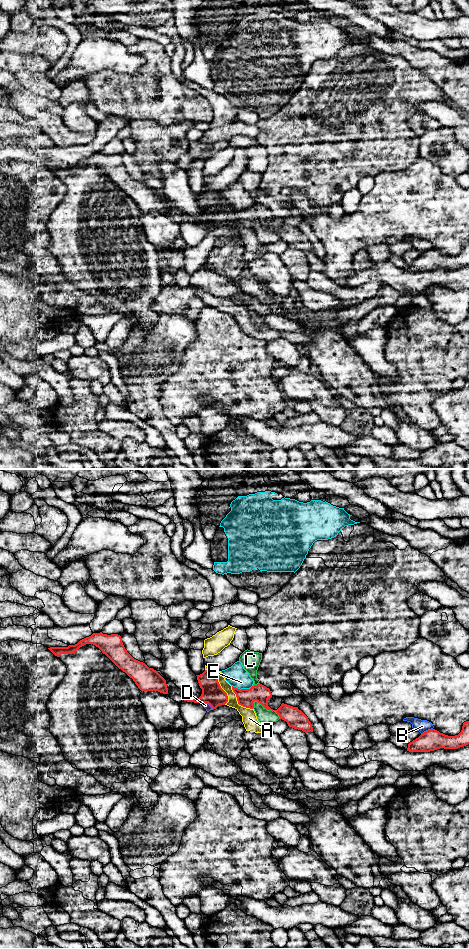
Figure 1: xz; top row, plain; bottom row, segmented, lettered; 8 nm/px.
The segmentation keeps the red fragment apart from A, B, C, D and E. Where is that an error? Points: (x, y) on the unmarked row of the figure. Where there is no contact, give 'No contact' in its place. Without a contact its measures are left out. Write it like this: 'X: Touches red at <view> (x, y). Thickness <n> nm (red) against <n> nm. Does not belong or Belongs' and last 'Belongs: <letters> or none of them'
A: Touches red at xz (219, 204). Thickness 170 nm (red) against 80 nm. Does not belong
B: Touches red at xz (426, 251). Thickness 170 nm (red) against 100 nm. Does not belong
C: Touches red at xz (267, 229). Thickness 140 nm (red) against 120 nm. Does not belong
D: Touches red at xz (207, 222). Thickness 170 nm (red) against 50 nm. Does not belong
E: Touches red at xz (242, 209). Thickness 140 nm (red) against 170 nm. Does not belong
Belongs: none of them

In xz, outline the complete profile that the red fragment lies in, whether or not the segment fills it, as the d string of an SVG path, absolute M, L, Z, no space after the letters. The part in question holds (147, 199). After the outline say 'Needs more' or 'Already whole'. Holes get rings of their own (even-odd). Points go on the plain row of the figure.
M93 153L91 156L80 160L75 165L68 167L48 168L55 176L75 173L80 167L93 164L98 167L119 189L133 199L141 211L158 211L168 214L166 200L153 188L134 179L125 169L122 158L118 154Z. Already whole

